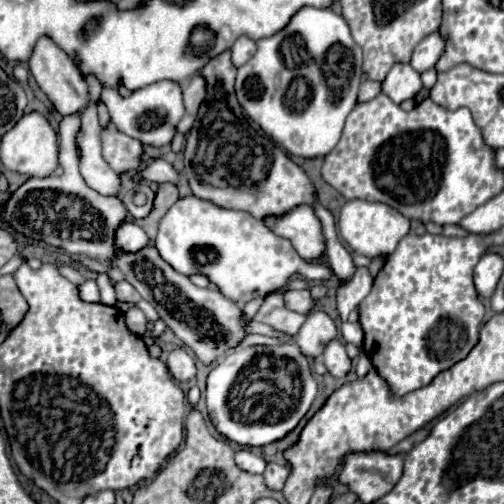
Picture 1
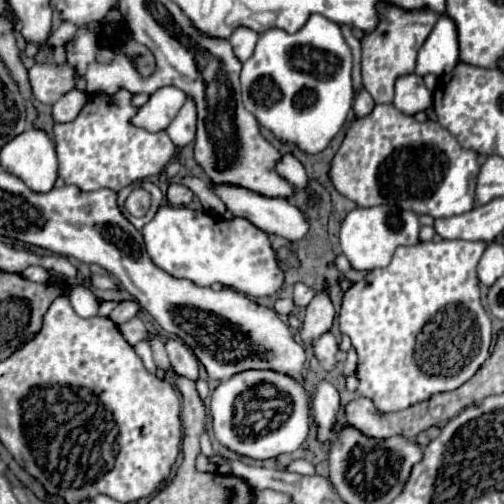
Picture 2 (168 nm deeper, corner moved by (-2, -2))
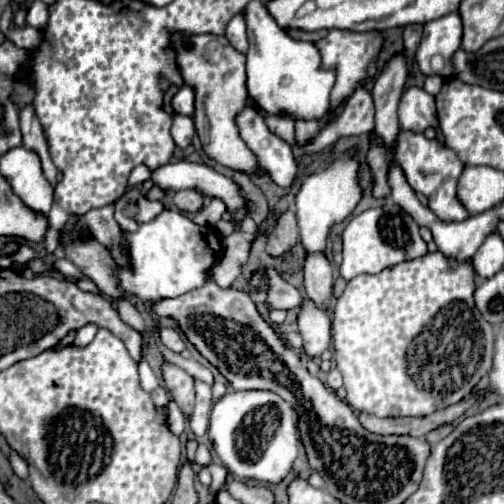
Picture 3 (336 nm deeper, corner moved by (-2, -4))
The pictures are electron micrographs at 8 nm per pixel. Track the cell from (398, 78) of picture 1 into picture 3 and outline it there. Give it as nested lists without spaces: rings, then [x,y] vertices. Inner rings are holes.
[[[408,87],[398,105],[400,127],[422,133],[426,127],[438,125],[434,97],[420,87]]]

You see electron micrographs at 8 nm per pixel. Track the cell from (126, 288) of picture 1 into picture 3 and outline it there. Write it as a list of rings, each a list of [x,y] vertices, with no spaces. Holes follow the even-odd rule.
[[[58,259],[58,261],[54,263],[54,267],[56,267],[64,277],[82,279],[82,271],[80,271],[76,265],[70,265],[70,261],[66,261],[66,259]]]

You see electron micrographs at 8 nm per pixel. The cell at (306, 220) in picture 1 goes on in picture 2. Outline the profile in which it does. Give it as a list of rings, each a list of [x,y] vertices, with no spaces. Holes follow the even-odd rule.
[[[210,183],[210,189],[216,197],[220,197],[224,201],[224,205],[228,207],[228,211],[234,215],[234,217],[244,217],[248,219],[252,225],[256,225],[258,229],[266,231],[266,233],[274,233],[274,235],[280,235],[288,241],[298,241],[302,239],[302,235],[306,235],[308,231],[308,221],[304,217],[302,211],[298,211],[294,205],[290,205],[286,199],[278,199],[278,197],[266,197],[266,195],[260,195],[260,193],[254,193],[246,187],[240,187],[240,185],[232,185],[232,183],[220,183],[220,185],[214,185]]]

